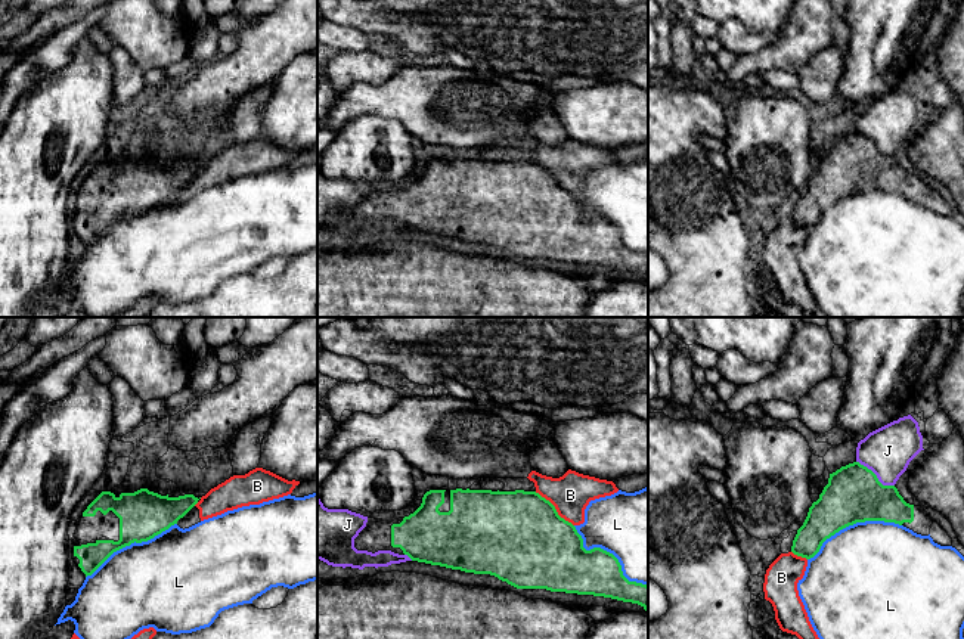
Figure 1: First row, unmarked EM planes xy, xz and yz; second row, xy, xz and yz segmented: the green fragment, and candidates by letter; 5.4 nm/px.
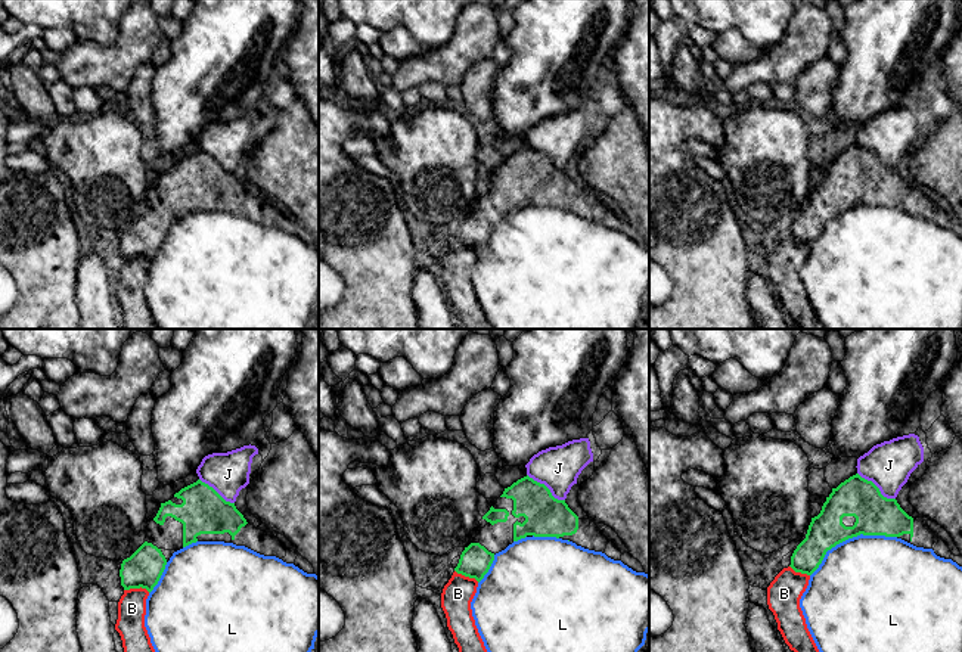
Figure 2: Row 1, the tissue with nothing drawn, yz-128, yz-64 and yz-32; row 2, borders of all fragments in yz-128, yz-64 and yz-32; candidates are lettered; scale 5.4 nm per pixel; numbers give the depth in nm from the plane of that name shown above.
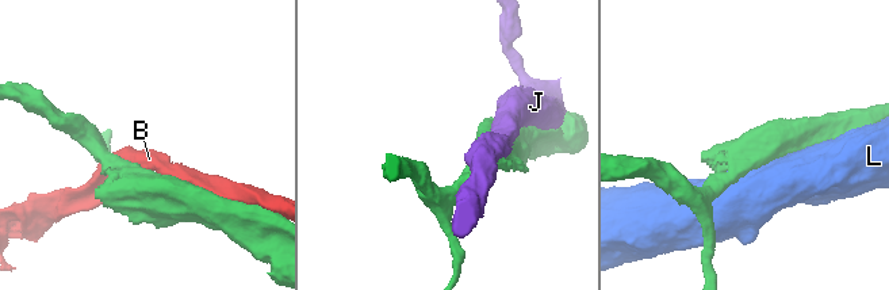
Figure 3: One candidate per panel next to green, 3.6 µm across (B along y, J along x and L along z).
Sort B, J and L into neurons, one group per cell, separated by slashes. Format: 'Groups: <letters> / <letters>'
Groups: B / J / L

